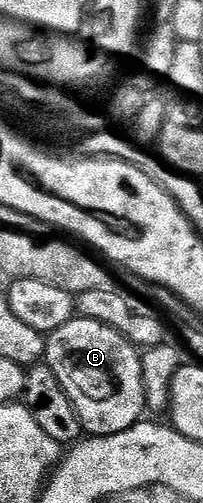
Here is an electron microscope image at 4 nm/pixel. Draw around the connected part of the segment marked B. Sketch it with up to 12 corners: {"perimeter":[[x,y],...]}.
{"perimeter":[[81,316],[47,333],[45,363],[83,433],[141,419],[141,353]]}

